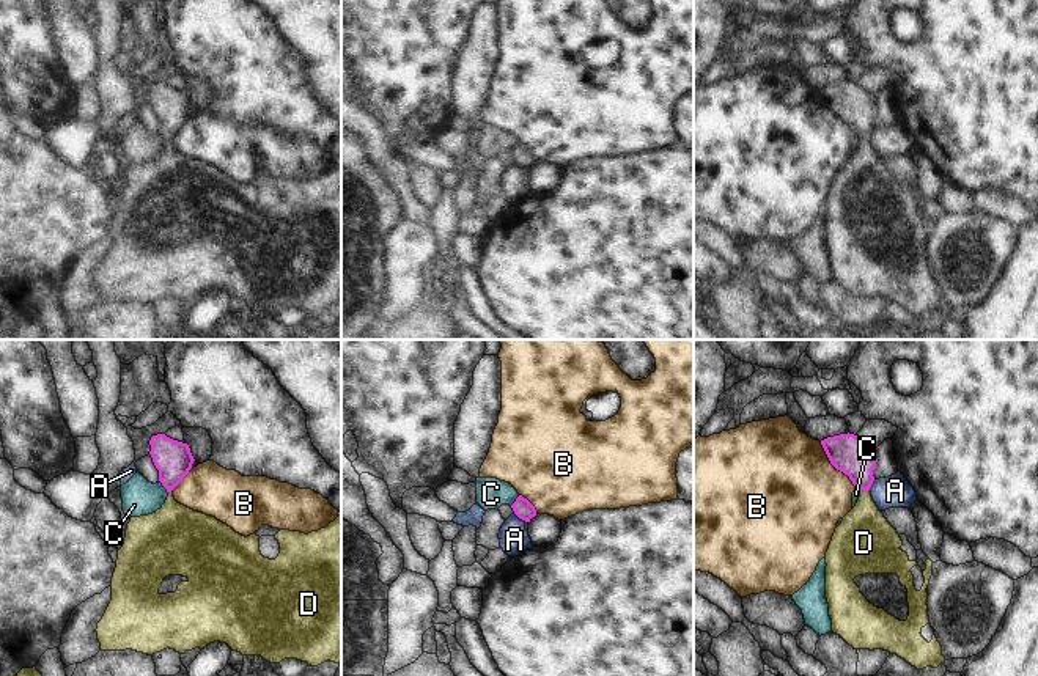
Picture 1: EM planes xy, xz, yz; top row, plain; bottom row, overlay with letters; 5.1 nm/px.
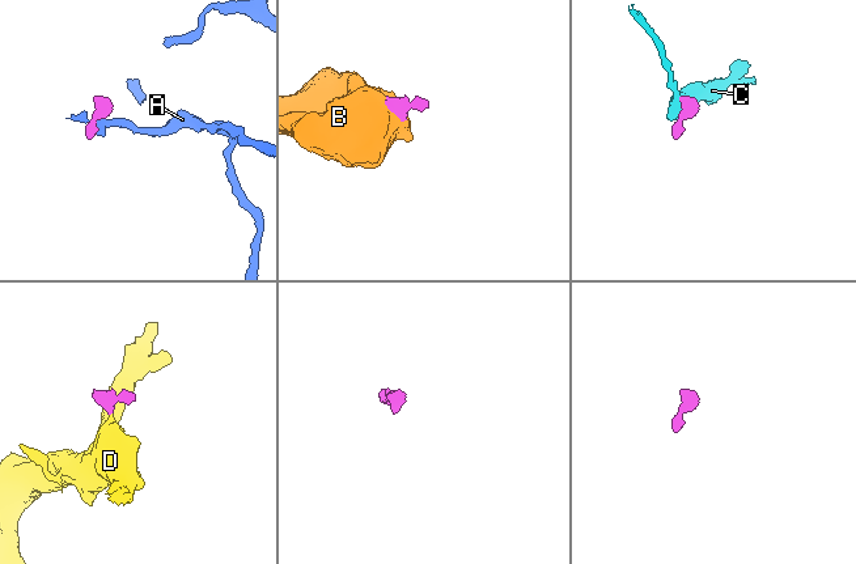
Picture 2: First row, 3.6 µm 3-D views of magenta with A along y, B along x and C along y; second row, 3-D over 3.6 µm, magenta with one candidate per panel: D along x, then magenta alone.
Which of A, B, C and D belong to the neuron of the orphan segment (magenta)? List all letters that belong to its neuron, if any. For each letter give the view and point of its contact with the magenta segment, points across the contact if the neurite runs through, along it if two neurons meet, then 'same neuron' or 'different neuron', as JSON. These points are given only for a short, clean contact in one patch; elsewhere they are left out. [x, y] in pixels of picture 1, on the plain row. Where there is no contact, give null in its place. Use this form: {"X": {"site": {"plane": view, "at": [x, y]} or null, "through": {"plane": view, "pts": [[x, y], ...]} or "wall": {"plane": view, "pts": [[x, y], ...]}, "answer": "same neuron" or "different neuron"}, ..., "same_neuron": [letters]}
{"A": {"site": {"plane": "xz", "at": [519, 165]}, "wall": {"plane": "xz", "pts": [[513, 161], [526, 168]]}, "answer": "different neuron"}, "B": {"site": {"plane": "yz", "at": [835, 115]}, "wall": {"plane": "yz", "pts": [[820, 90], [828, 107], [857, 137]]}, "answer": "different neuron"}, "C": {"site": {"plane": "xy", "at": [164, 134]}, "wall": {"plane": "xy", "pts": [[161, 129], [167, 140]]}, "answer": "different neuron"}, "D": {"site": {"plane": "yz", "at": [864, 137]}, "through": {"plane": "yz", "pts": [[848, 101], [859, 112], [864, 137], [864, 186]]}, "answer": "same neuron"}, "same_neuron": ["D"]}

